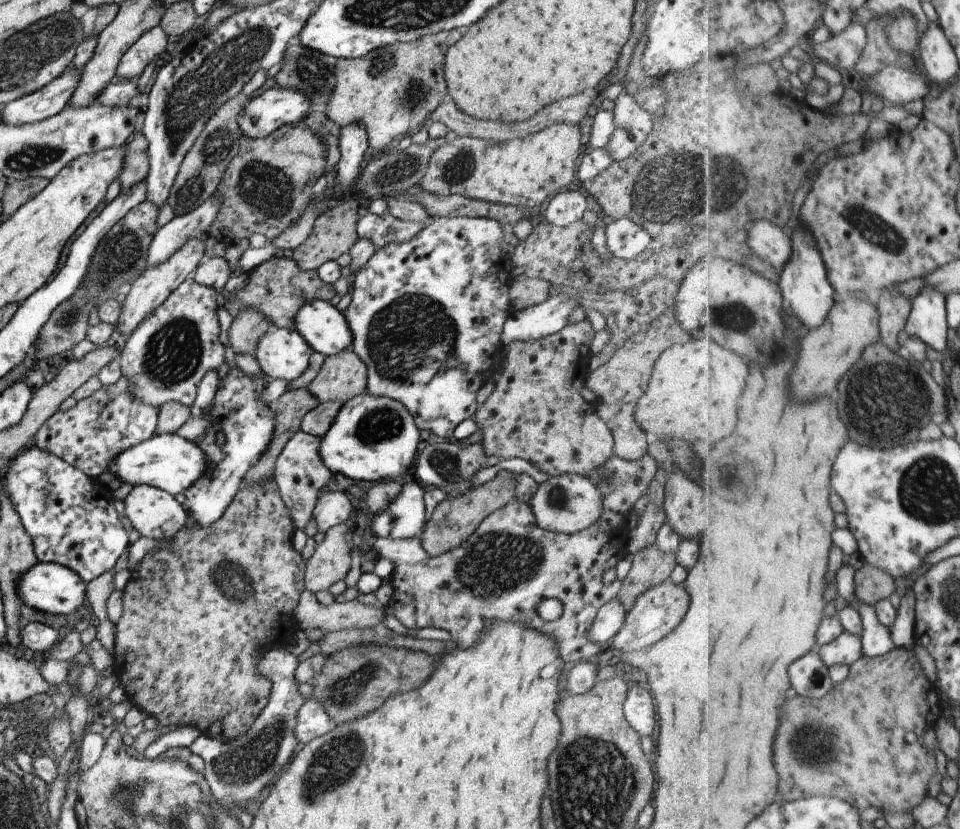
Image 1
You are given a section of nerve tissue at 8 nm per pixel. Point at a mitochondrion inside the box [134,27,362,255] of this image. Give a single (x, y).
(268, 188)

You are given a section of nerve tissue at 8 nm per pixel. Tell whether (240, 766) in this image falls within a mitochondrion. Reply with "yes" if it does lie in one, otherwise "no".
yes

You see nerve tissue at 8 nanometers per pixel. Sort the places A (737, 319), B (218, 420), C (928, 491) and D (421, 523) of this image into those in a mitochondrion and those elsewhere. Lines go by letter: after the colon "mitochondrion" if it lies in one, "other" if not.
A: mitochondrion
B: other
C: mitochondrion
D: other

